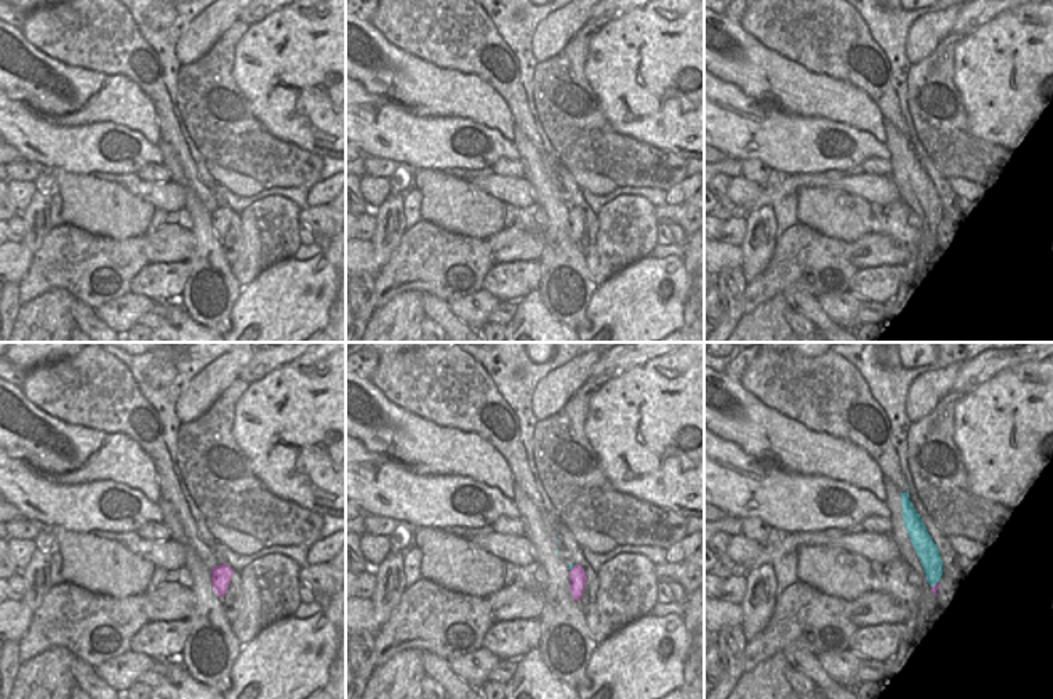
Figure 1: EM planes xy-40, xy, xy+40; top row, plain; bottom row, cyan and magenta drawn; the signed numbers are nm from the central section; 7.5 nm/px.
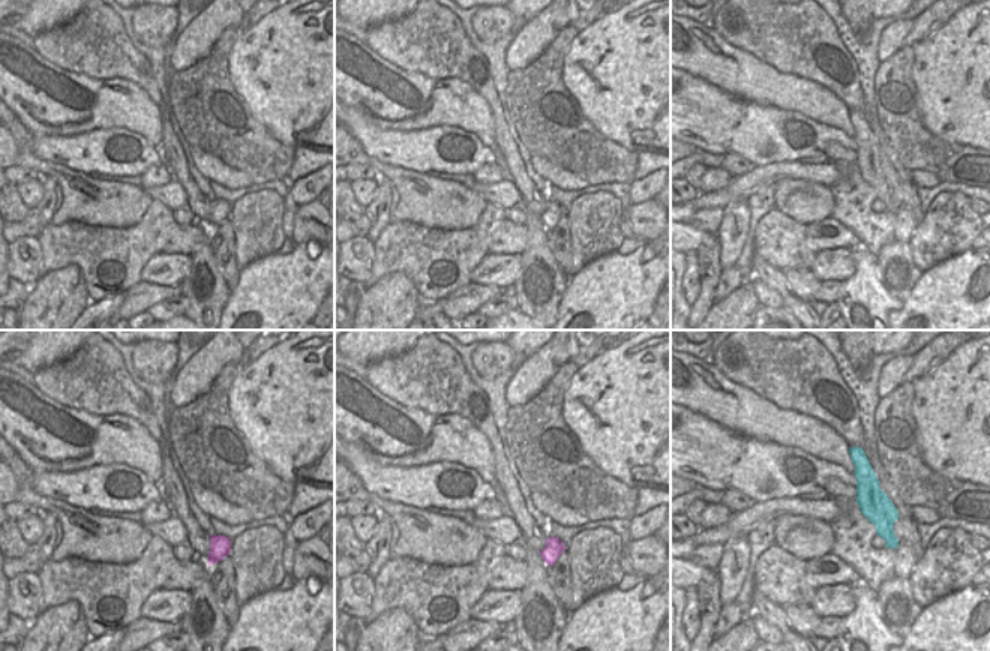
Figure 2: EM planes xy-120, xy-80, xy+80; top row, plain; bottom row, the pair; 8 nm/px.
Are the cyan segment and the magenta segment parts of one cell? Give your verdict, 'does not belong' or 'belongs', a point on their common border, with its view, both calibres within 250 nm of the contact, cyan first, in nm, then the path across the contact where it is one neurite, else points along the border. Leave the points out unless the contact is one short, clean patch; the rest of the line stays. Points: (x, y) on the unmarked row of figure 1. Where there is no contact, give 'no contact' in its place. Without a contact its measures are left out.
does not belong | xy+40 (935, 226) | 160/50 nm | along xy+40 (938, 223), (932, 229)

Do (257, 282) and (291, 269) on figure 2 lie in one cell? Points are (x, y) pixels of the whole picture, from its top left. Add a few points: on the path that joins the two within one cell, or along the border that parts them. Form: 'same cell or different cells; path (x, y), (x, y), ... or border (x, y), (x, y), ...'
same cell; path (266, 282), (278, 282), (282, 278)

